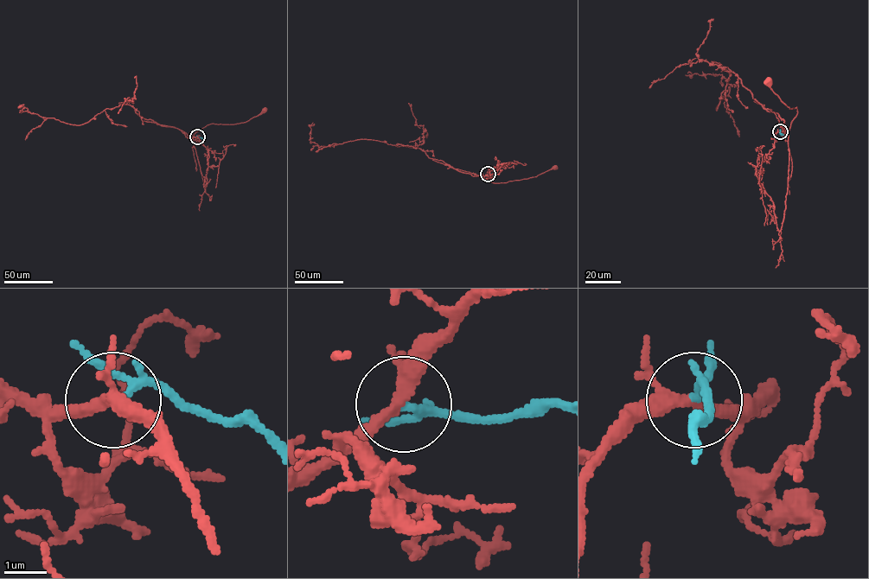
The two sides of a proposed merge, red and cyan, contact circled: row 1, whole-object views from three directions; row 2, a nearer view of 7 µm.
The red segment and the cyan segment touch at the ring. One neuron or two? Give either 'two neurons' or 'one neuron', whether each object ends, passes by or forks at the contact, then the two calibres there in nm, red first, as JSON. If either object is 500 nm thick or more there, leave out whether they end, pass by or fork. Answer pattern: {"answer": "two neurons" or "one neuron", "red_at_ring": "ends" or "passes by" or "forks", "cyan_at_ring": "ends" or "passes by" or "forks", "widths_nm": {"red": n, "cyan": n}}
{"answer": "one neuron", "red_at_ring": "forks", "cyan_at_ring": "passes by", "widths_nm": {"red": 260, "cyan": 140}}

